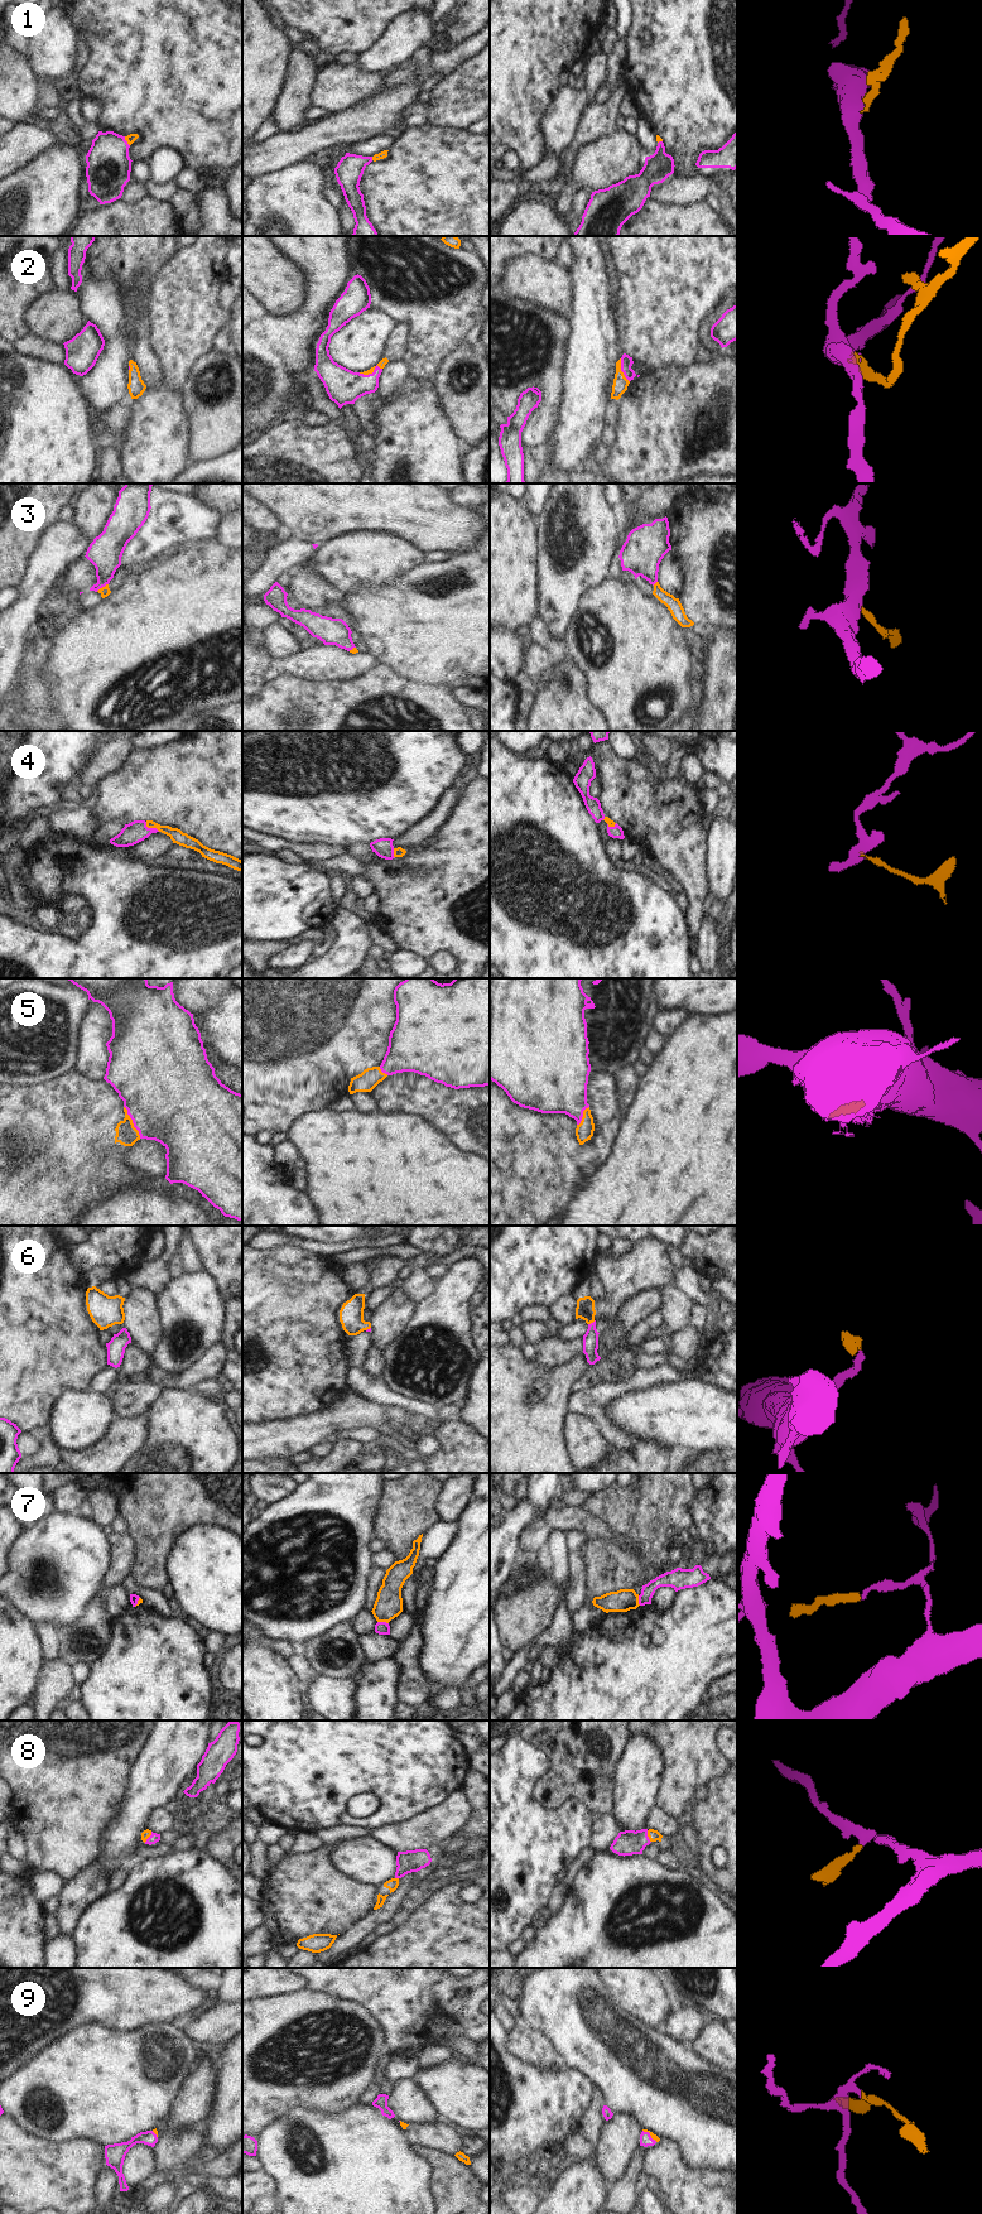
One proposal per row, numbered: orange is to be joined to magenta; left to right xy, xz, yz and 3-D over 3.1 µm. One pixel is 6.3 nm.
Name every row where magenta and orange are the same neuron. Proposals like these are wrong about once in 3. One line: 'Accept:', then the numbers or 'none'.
Accept: 1, 2, 3, 4, 5, 6, 8, 9

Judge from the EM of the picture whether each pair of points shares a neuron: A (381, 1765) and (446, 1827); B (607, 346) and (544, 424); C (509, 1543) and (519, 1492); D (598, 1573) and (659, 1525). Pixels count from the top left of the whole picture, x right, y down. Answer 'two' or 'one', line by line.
A: two
B: two
C: two
D: one

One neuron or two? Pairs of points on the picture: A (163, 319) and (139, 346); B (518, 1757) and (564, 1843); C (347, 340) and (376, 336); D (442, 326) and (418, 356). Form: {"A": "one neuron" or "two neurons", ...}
{"A": "two neurons", "B": "one neuron", "C": "one neuron", "D": "one neuron"}

